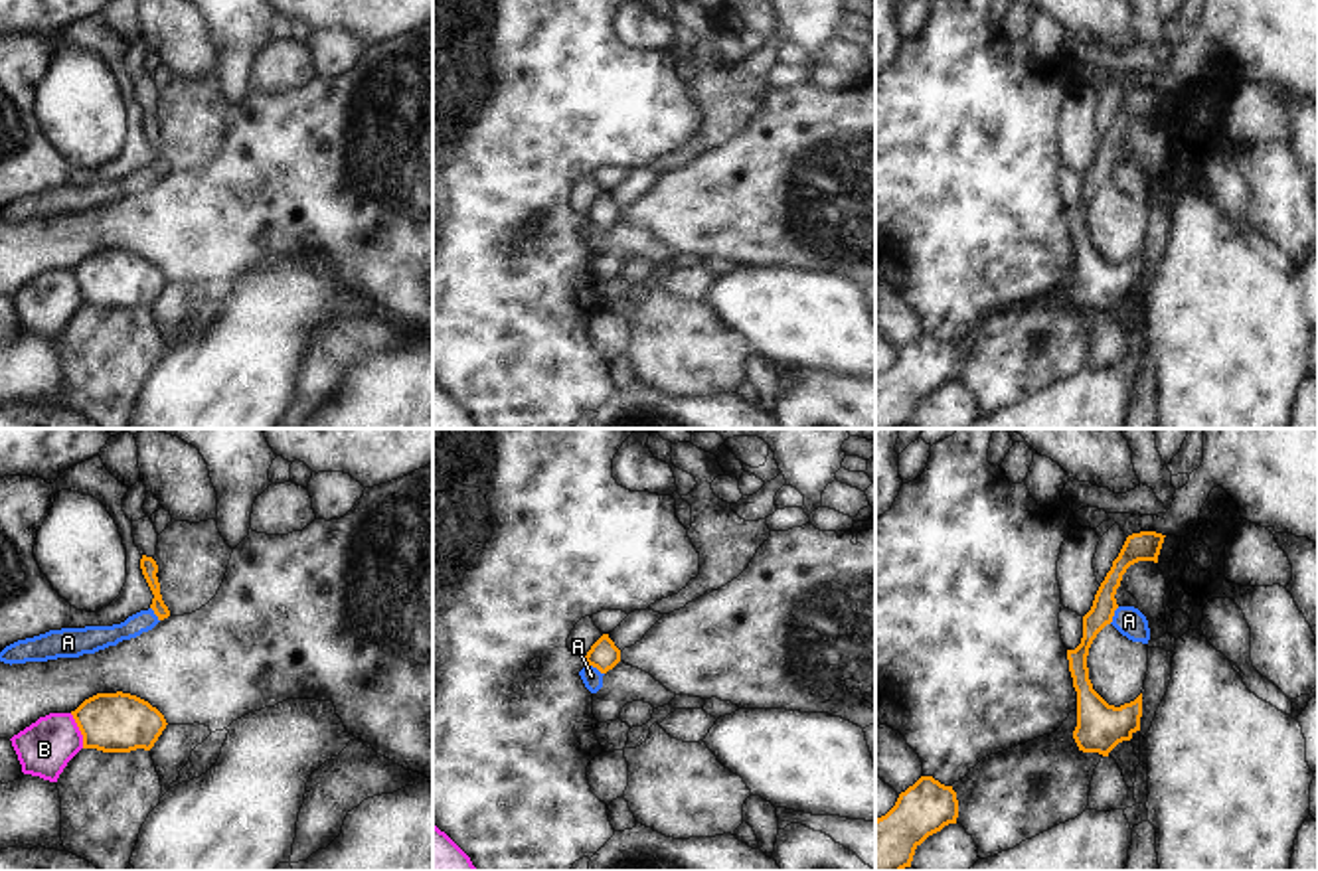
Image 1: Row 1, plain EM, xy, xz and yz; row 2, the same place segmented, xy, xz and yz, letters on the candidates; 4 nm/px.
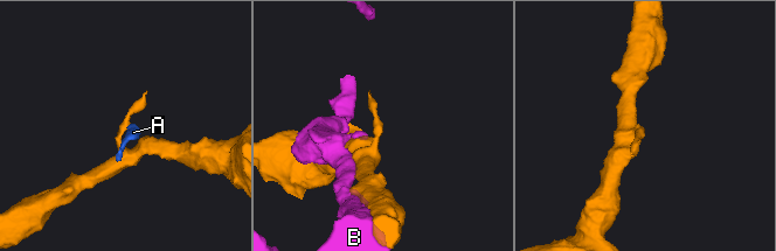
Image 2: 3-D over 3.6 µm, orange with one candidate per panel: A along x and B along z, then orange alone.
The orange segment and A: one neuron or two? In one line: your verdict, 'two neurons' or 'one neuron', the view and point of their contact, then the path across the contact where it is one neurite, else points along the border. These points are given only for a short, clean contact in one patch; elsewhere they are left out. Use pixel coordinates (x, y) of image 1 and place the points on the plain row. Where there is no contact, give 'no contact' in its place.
two neurons; contact yz (1113, 172); border yz (1119, 164), (1109, 180)

